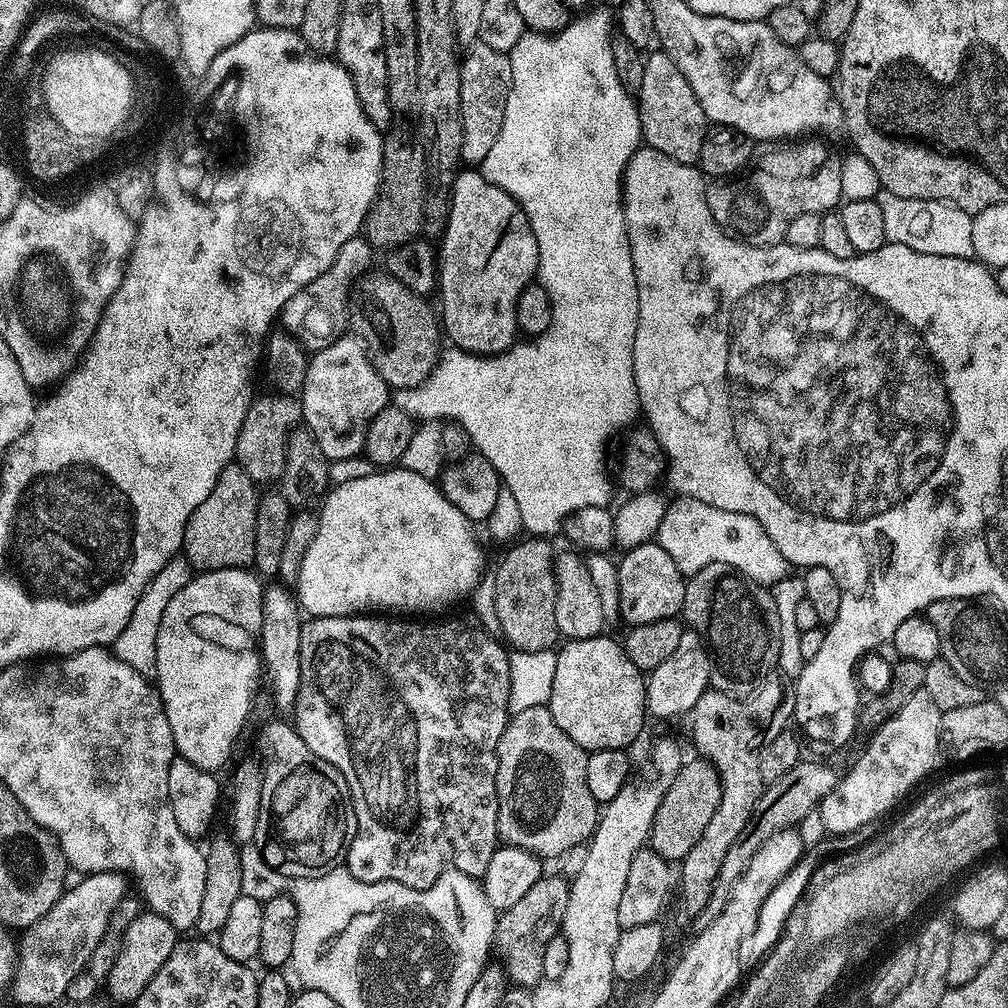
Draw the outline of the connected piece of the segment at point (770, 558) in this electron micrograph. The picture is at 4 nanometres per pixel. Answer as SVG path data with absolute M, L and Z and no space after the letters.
M676 498L668 509L663 509L654 540L670 558L674 558L674 566L685 574L696 572L707 564L729 564L732 567L729 569L745 581L773 586L790 572L788 560L782 558L780 548L770 542L770 534L762 530L753 516L718 510L718 506L706 502Z

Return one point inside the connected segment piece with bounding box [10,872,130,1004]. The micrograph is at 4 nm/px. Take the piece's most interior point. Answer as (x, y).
(55, 949)

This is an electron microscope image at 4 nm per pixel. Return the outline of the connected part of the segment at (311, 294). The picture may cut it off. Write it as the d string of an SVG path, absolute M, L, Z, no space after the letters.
M358 234L350 238L350 242L346 242L342 250L338 250L338 258L334 258L330 270L314 278L310 286L306 286L301 292L294 294L290 302L286 302L282 313L283 329L305 346L311 345L311 340L331 342L337 336L345 335L350 324L350 297L353 295L354 285L365 275L364 268L371 266L372 255L374 249L363 235Z

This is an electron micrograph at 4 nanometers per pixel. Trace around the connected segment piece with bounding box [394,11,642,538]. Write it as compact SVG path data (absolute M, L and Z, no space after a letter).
M589 11L585 20L577 24L569 23L555 34L525 31L522 38L510 53L514 65L512 85L506 98L506 114L502 114L502 130L498 130L498 142L490 154L486 154L482 171L484 177L494 186L506 190L522 206L530 226L534 230L534 238L540 251L540 271L538 282L550 294L552 321L541 336L513 343L512 347L497 356L474 356L471 352L461 352L452 346L441 355L430 378L417 388L401 388L395 393L394 406L402 410L416 422L455 422L470 434L472 447L479 455L484 456L498 470L503 488L514 494L521 515L521 526L525 533L536 538L552 538L561 531L564 519L574 510L582 510L586 506L605 507L604 476L600 473L600 455L604 452L604 439L611 432L619 433L625 426L631 425L640 412L638 386L634 382L634 330L638 326L638 282L634 278L634 258L630 254L630 238L626 230L624 217L624 167L630 162L633 154L642 147L640 135L640 110L637 103L618 82L617 71L614 70L614 59L611 54L611 42L614 28L604 24L605 13Z

